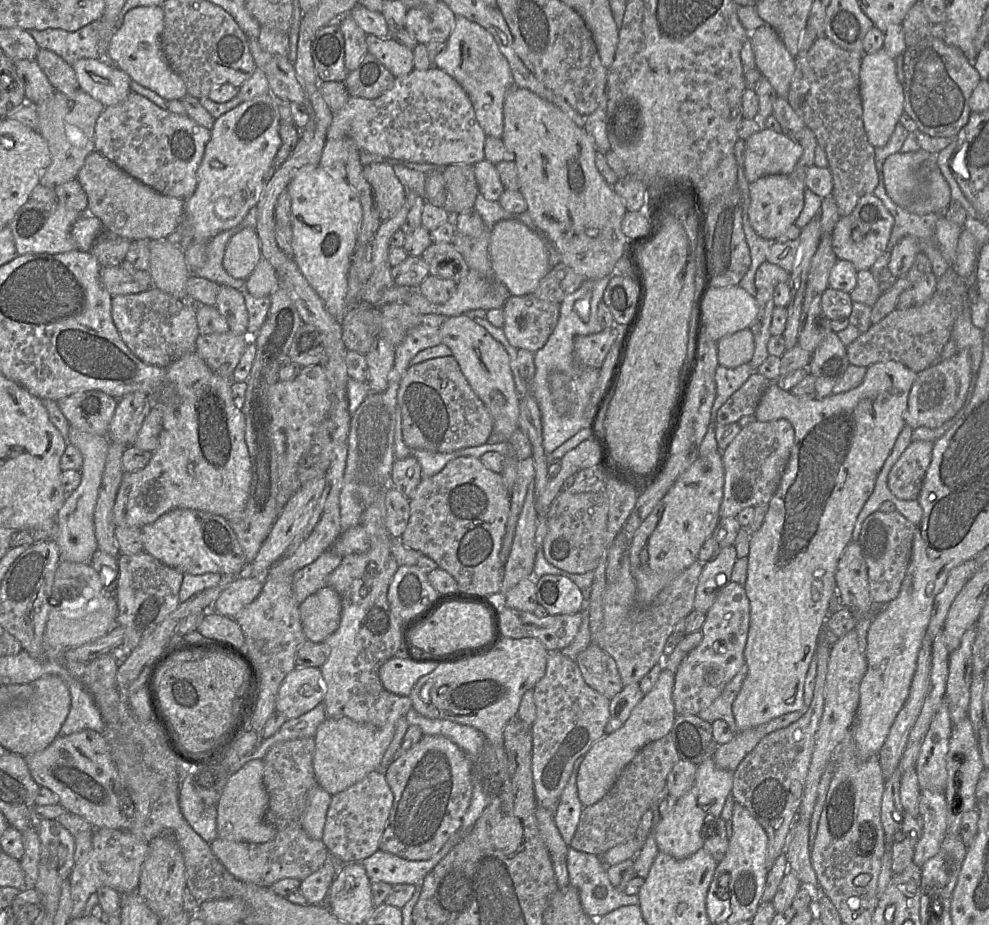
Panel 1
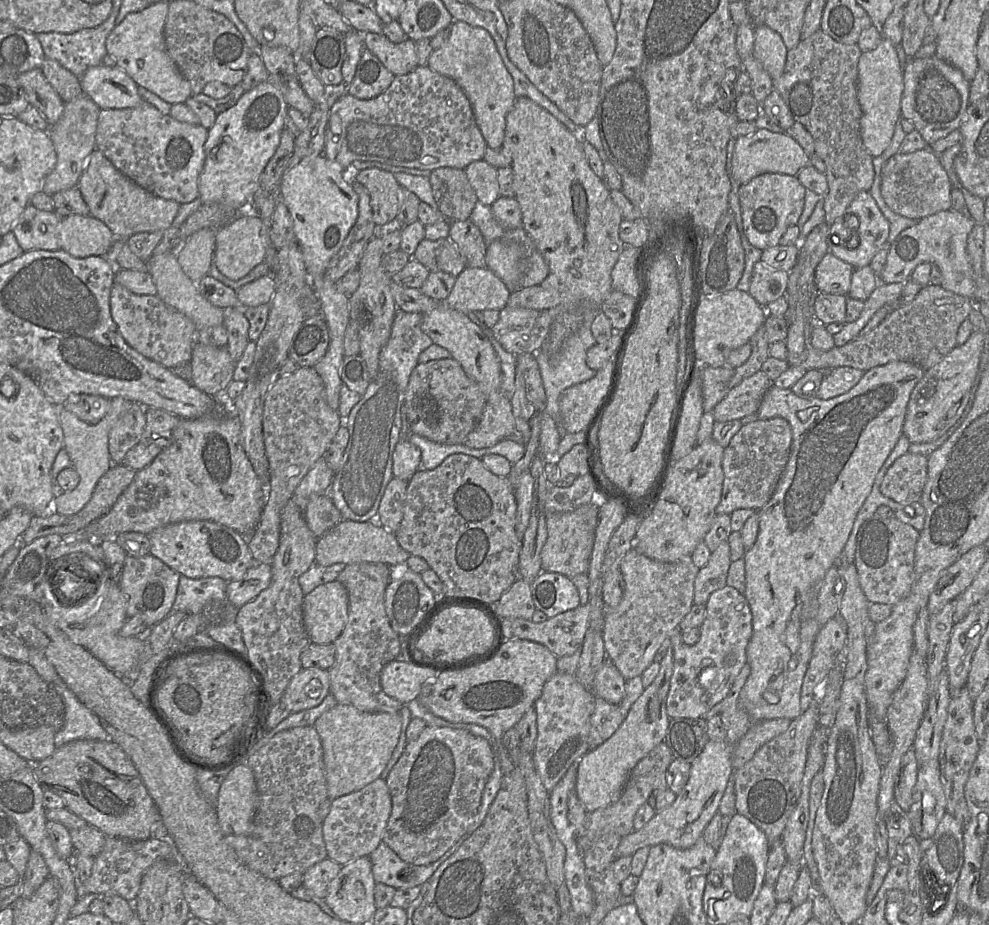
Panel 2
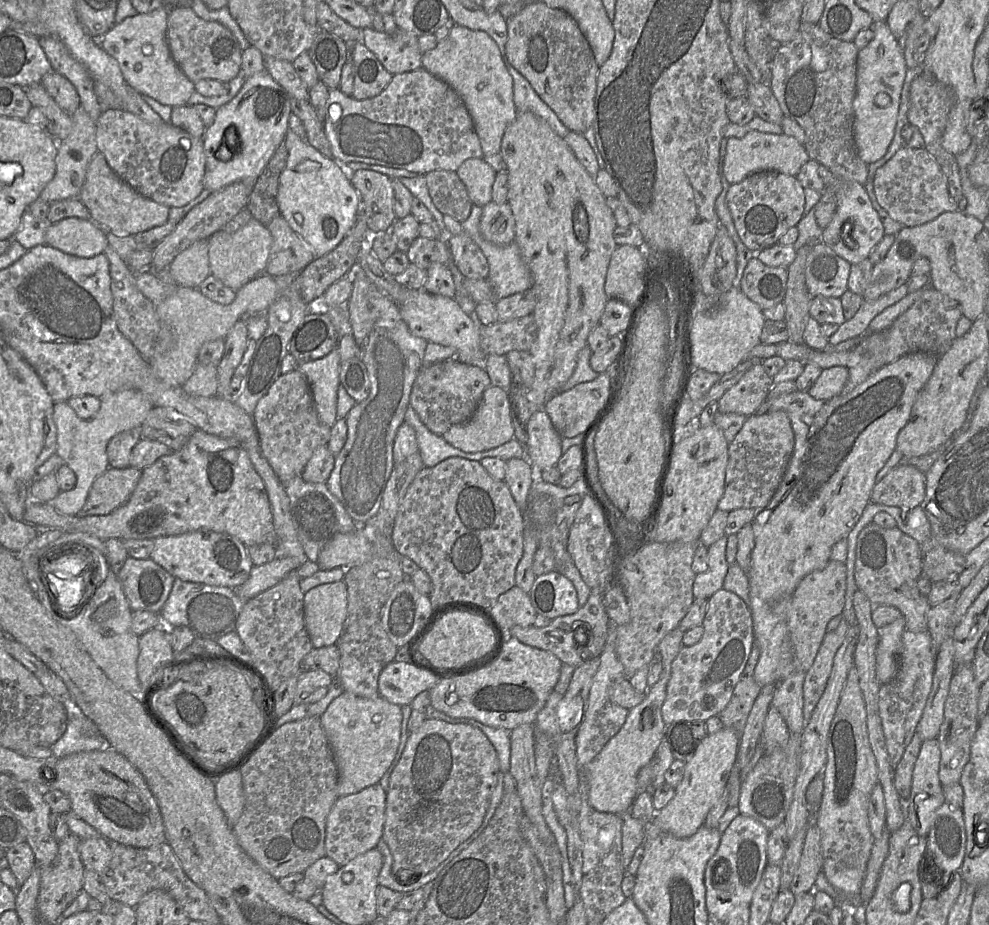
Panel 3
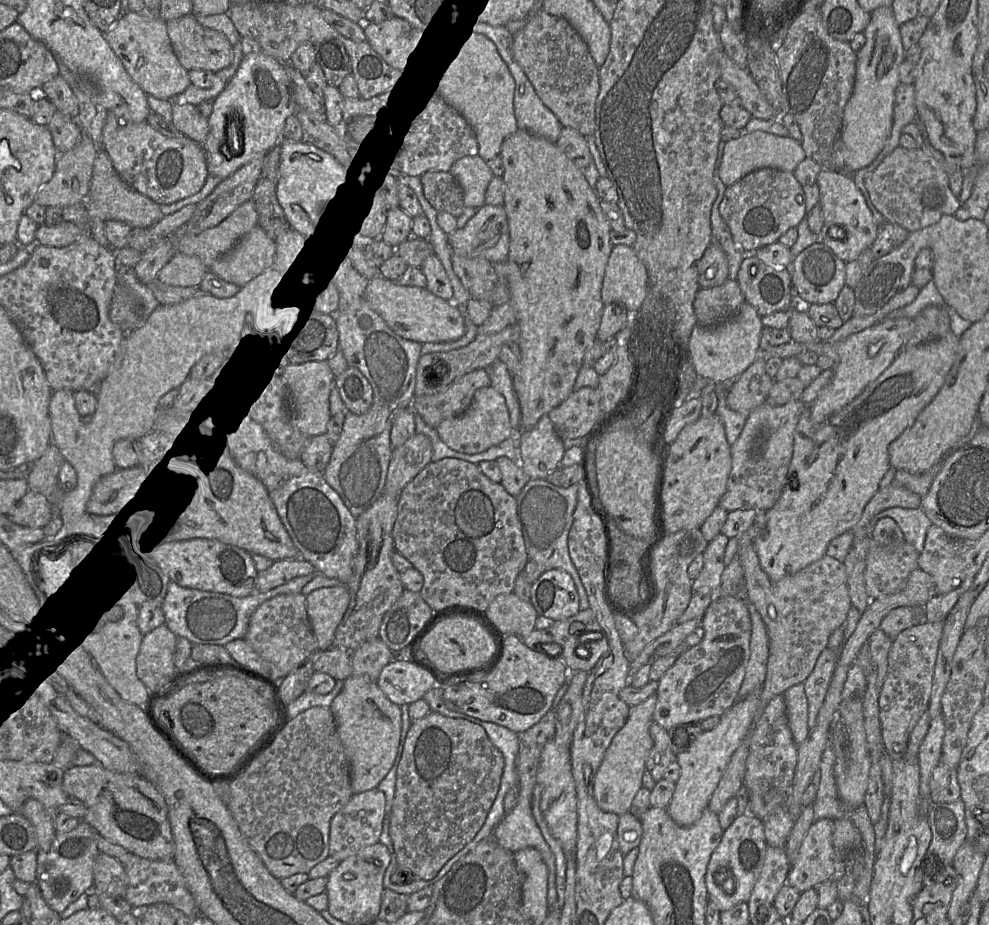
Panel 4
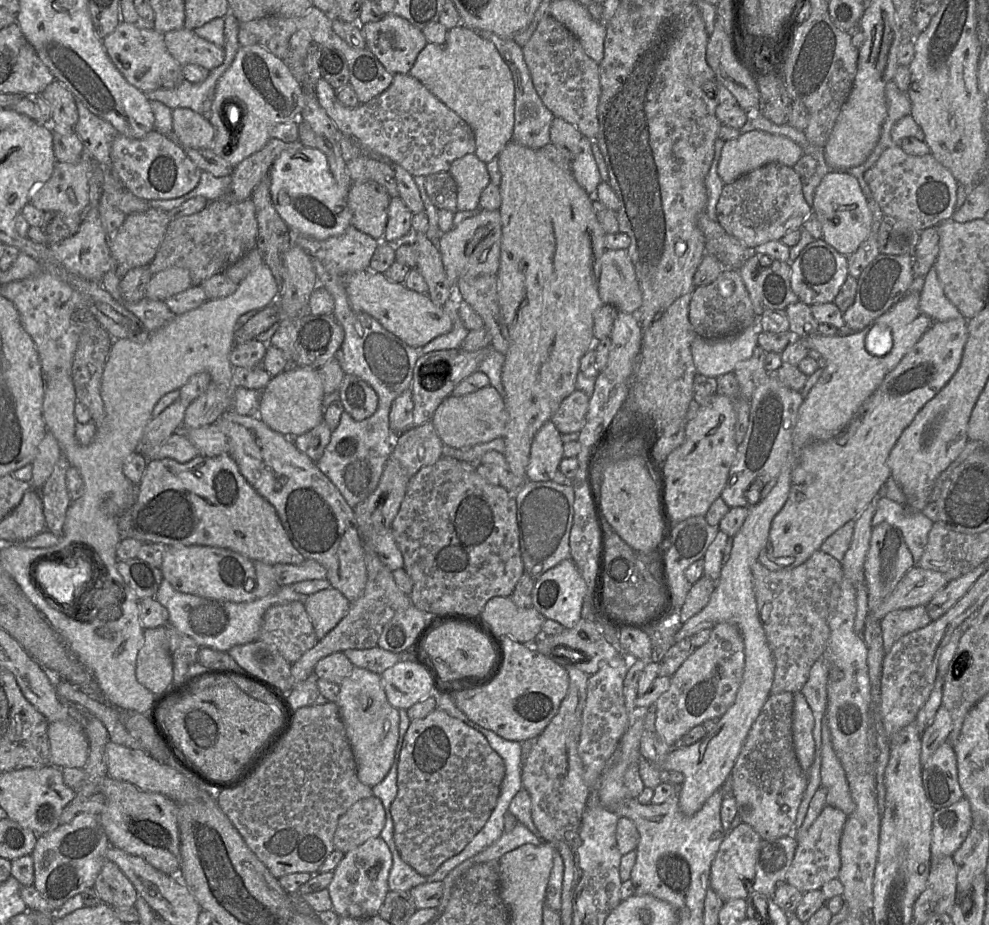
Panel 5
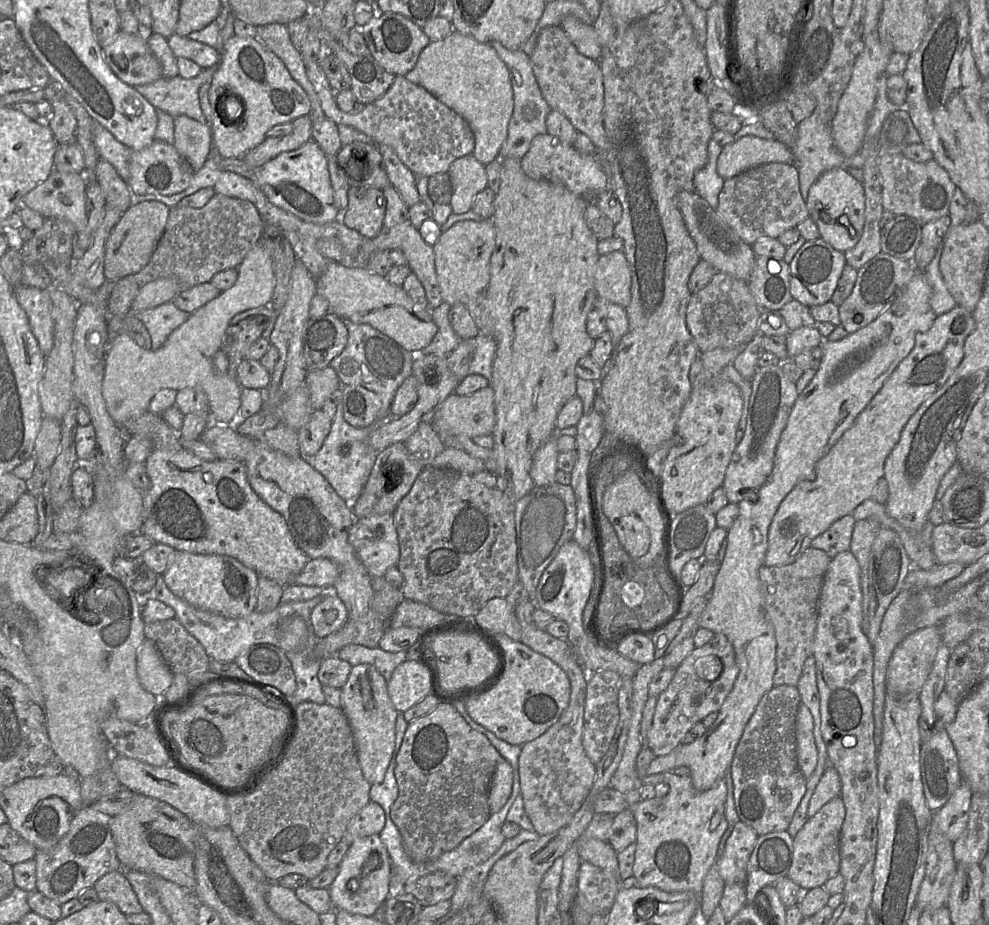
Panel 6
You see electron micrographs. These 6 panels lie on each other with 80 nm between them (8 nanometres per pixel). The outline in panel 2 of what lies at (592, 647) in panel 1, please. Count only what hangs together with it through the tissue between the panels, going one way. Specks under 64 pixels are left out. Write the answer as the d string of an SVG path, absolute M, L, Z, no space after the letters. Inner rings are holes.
M606 661L596 672L591 690L596 697L619 704L624 698L626 681L615 665Z

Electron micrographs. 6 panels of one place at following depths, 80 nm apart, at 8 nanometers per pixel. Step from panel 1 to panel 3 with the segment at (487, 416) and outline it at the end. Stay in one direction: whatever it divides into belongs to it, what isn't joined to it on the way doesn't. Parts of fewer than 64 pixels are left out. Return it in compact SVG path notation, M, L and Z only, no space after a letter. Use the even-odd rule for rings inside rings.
M445 359L430 365L423 365L410 394L410 407L418 414L422 423L434 434L442 436L453 425L467 423L474 415L483 393L491 385L487 371L482 367L461 363L457 359Z

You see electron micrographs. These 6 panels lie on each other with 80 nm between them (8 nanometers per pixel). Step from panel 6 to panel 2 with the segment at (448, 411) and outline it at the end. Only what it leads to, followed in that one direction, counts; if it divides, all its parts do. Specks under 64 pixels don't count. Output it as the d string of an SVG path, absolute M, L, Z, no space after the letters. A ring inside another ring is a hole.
M500 389L488 396L480 423L463 445L474 449L493 447L513 434L514 429L511 403Z

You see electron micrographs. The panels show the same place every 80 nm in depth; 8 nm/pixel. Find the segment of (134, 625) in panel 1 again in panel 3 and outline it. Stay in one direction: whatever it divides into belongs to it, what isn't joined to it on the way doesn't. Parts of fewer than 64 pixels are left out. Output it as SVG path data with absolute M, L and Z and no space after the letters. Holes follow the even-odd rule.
M128 557L118 573L123 592L133 612L145 610L160 614L175 577L152 559Z

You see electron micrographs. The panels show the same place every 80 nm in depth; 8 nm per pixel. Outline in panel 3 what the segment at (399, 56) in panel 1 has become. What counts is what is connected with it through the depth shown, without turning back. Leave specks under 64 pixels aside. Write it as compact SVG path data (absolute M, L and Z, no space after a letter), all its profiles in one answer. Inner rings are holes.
M397 28L393 33L362 29L362 43L377 57L392 75L417 70L421 67L422 54L418 37Z

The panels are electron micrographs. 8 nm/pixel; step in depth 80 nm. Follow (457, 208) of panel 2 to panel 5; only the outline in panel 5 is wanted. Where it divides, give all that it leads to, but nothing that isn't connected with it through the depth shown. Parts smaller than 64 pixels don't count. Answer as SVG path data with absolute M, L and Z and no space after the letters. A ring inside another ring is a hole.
M437 172L425 176L428 197L438 209L457 212L457 186L449 172Z

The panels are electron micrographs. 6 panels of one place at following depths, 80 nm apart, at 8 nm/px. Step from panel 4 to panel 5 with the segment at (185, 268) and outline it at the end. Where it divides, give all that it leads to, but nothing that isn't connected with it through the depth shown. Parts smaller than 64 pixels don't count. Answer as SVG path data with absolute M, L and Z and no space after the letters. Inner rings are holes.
M171 267L152 276L147 284L144 297L156 301L165 301L191 286L193 285L187 269Z

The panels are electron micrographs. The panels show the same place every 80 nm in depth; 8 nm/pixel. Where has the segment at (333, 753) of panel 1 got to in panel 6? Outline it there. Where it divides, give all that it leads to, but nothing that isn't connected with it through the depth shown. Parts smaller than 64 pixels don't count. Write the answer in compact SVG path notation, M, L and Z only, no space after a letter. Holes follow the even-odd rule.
M371 664L353 666L341 689L341 709L351 726L356 753L364 778L370 784L381 783L395 747L397 711L388 695L387 681Z

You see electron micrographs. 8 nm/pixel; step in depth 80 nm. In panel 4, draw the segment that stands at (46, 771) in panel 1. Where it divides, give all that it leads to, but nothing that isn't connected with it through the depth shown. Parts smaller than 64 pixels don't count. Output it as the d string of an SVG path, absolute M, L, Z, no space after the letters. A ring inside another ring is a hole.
M99 763L71 766L63 770L62 789L86 806L84 820L102 837L142 858L151 860L174 859L175 844L168 819L168 807L163 795L138 773L120 773L102 767Z

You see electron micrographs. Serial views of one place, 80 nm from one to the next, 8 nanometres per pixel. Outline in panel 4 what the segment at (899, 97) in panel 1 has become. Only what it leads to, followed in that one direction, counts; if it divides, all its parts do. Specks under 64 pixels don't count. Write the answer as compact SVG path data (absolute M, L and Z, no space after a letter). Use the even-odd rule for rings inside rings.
M891 6L871 12L870 22L863 32L866 42L857 52L854 88L844 109L841 132L833 152L833 164L842 172L868 166L884 148L891 134L895 89L900 83L899 66L905 59L900 26Z

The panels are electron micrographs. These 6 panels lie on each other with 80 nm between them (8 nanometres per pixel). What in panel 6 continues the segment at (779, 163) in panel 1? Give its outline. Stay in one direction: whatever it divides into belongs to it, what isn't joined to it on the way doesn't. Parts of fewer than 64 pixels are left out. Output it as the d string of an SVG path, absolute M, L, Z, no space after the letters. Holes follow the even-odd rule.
M746 135L723 146L717 172L728 179L767 163L794 163L791 148L776 139Z

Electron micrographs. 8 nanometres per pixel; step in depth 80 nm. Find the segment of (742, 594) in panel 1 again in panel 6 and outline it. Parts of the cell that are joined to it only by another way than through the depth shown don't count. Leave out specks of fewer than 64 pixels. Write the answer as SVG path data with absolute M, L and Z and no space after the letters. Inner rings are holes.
M715 633L707 644L695 647L676 669L667 689L658 696L652 727L647 735L647 747L654 755L659 757L671 753L681 745L686 734L697 722L701 722L712 712L718 712L733 689L738 673L733 646L724 634ZM707 656L715 656L722 663L721 674L712 681L701 678L695 669L696 662Z

